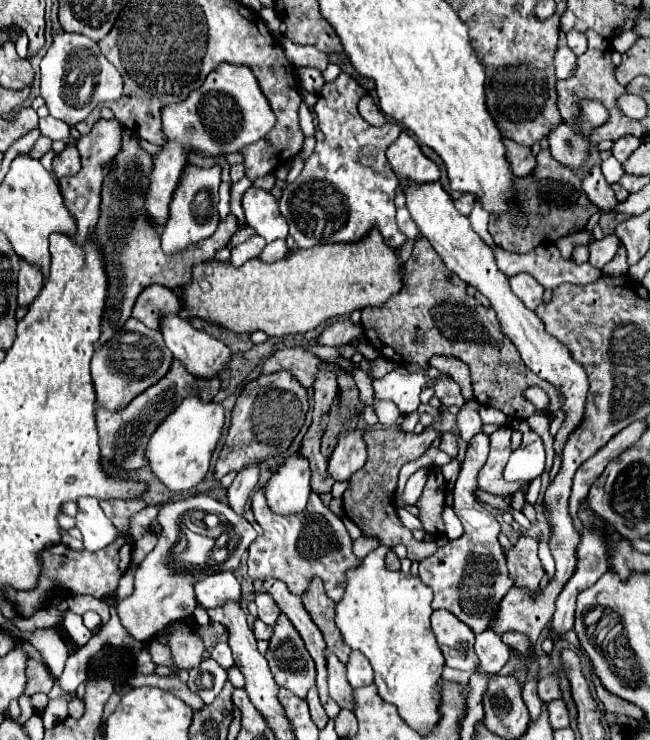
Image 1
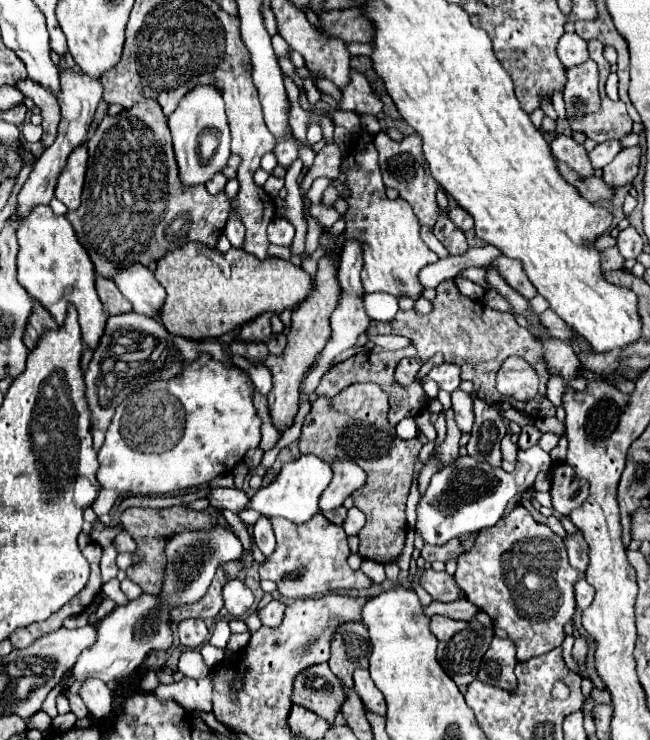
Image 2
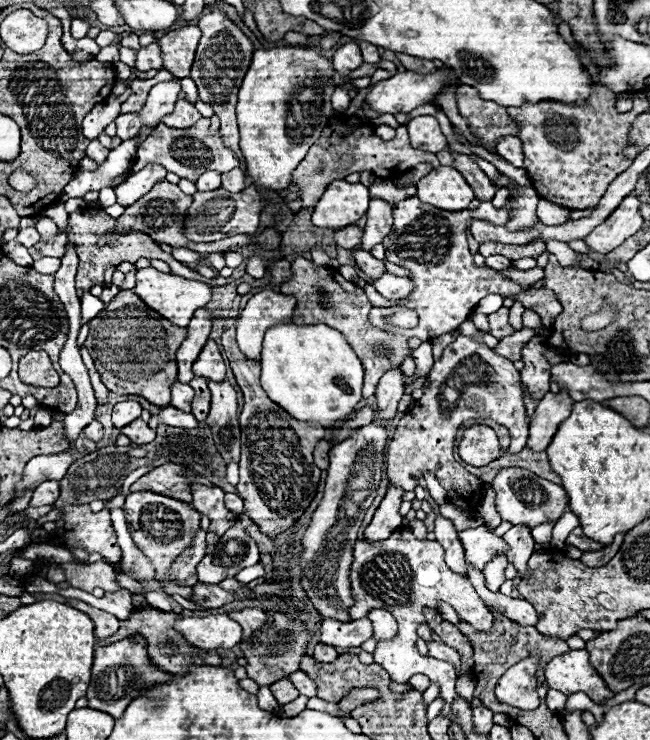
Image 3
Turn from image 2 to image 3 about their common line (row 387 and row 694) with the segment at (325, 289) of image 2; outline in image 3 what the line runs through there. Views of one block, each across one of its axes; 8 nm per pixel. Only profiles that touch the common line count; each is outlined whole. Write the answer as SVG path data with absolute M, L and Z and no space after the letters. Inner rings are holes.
M282 678L282 680L274 682L274 684L270 684L270 690L272 690L274 698L278 700L278 704L288 704L288 702L292 702L292 700L296 700L300 696L300 692L296 692L290 678Z

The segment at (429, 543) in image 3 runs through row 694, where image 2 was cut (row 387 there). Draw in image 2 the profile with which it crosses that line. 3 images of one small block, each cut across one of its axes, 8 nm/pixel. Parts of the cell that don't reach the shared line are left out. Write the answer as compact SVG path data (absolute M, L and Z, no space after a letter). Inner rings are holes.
M440 364L440 366L434 366L432 372L430 372L430 378L446 392L452 392L454 388L460 386L460 366L456 364Z

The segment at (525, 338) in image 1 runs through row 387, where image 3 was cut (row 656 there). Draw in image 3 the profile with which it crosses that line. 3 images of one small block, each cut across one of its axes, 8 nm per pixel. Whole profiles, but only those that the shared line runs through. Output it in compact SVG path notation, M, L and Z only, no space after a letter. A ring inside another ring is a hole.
M568 650L560 656L554 656L544 668L544 678L548 688L560 690L566 696L574 692L584 692L594 702L614 696L606 688L606 684L602 684L596 670L588 664L586 650Z

